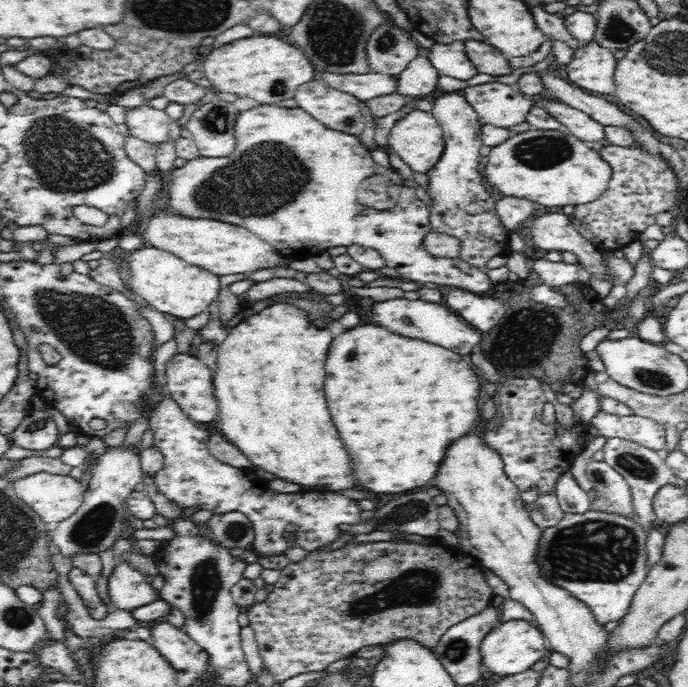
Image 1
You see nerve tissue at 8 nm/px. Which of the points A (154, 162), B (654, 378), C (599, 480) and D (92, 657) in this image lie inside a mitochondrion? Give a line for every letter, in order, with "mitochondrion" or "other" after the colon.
A: other
B: mitochondrion
C: mitochondrion
D: other

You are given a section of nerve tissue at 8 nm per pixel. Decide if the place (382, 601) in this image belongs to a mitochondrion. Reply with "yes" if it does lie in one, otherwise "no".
yes

